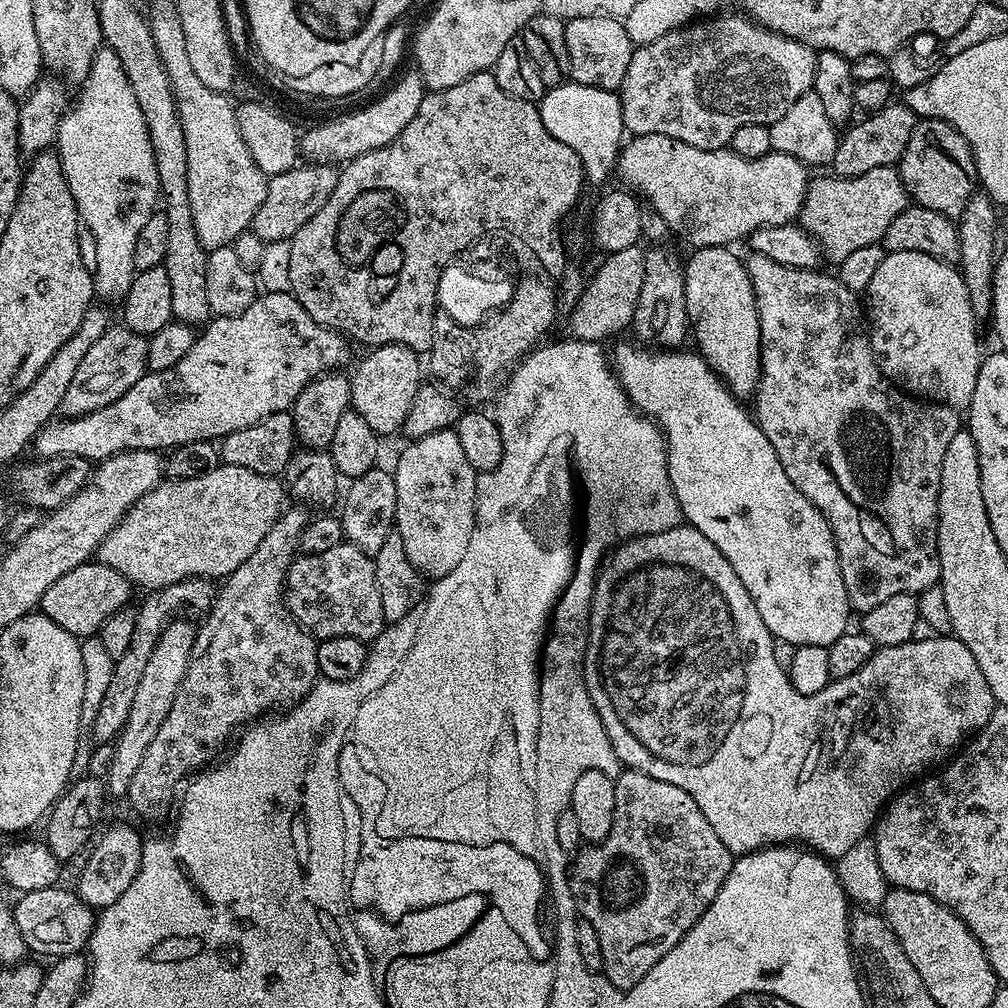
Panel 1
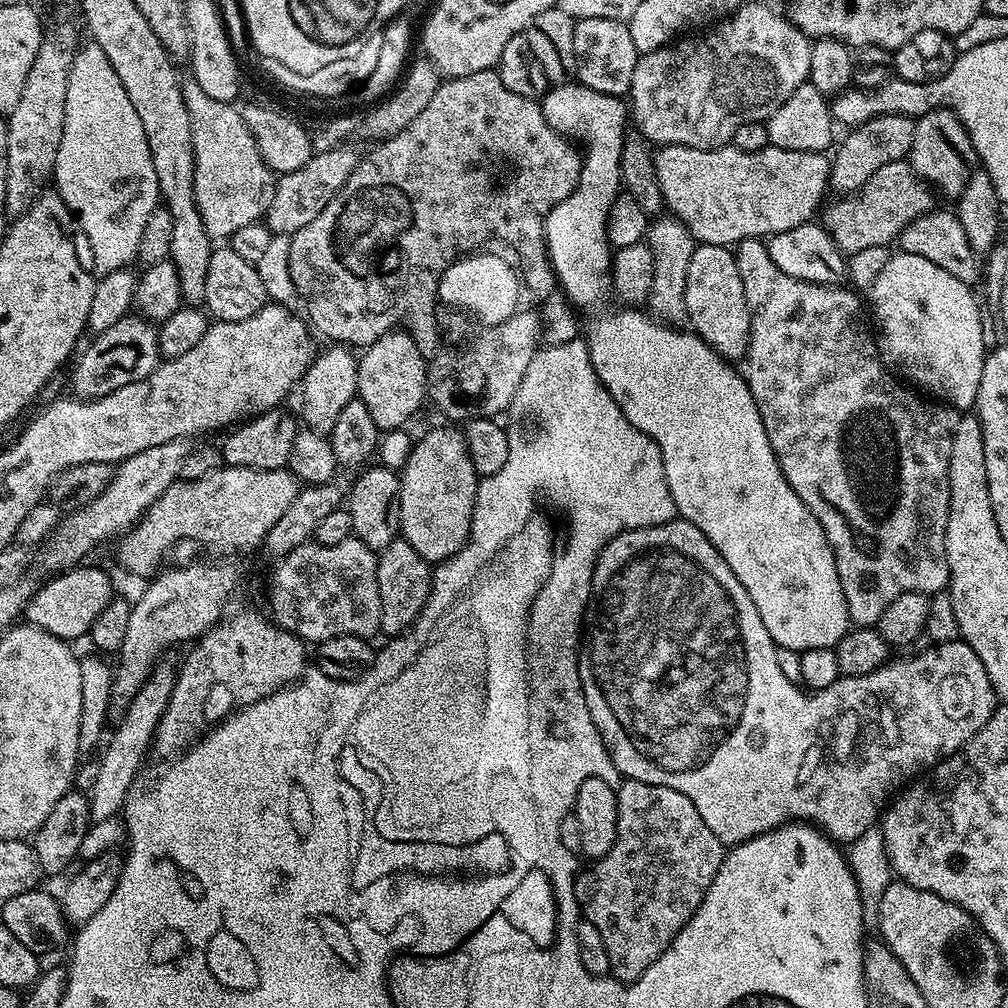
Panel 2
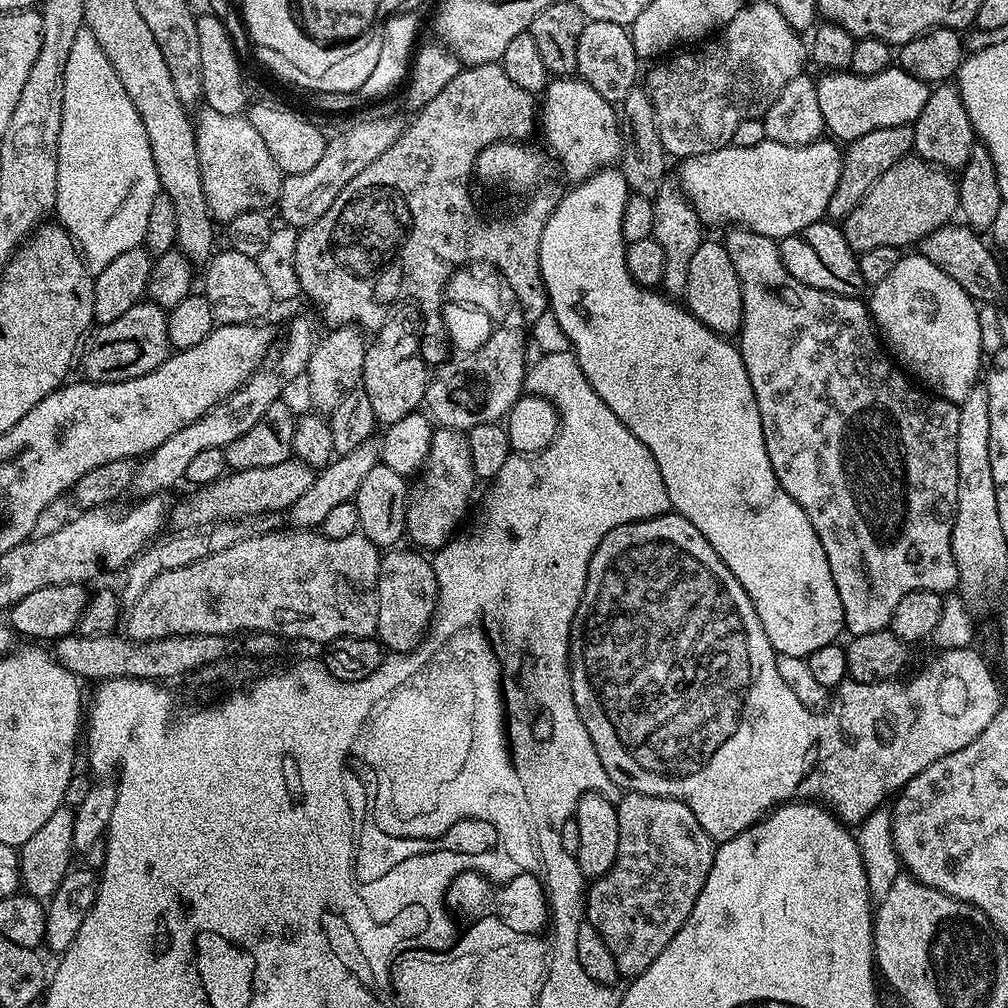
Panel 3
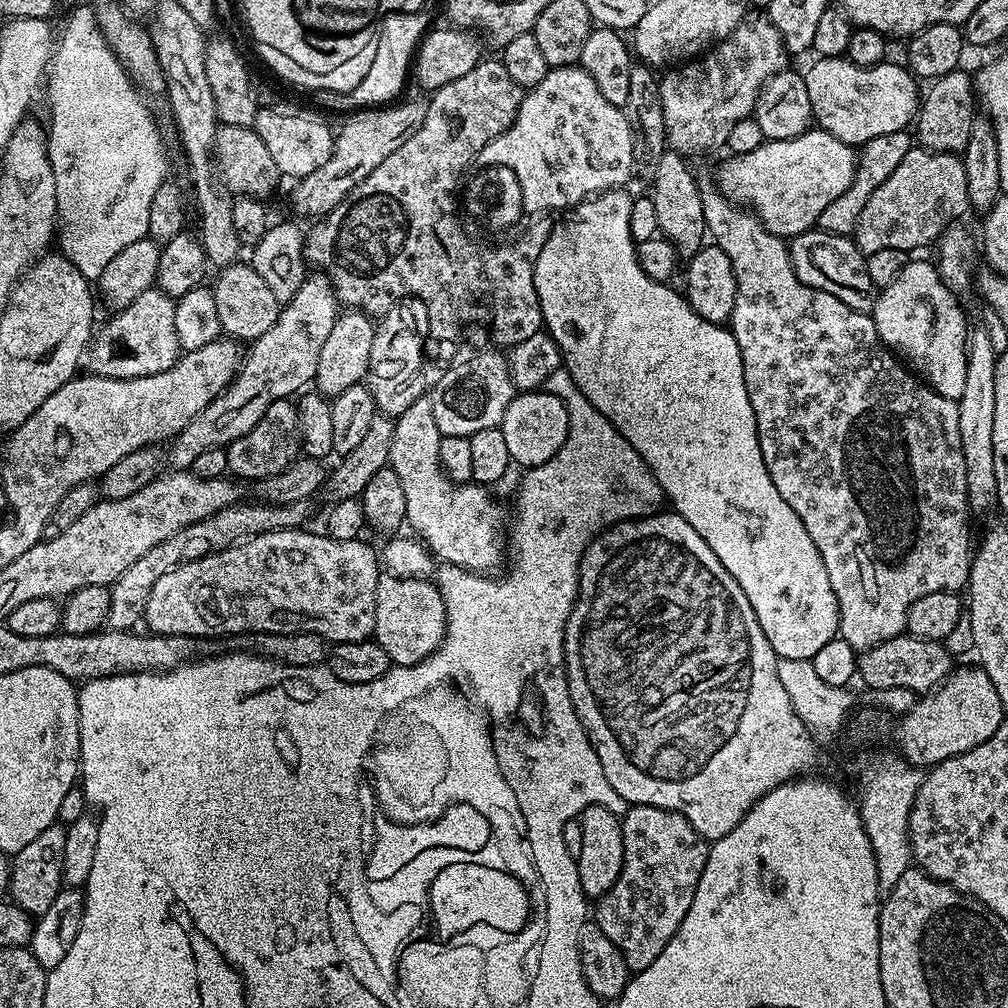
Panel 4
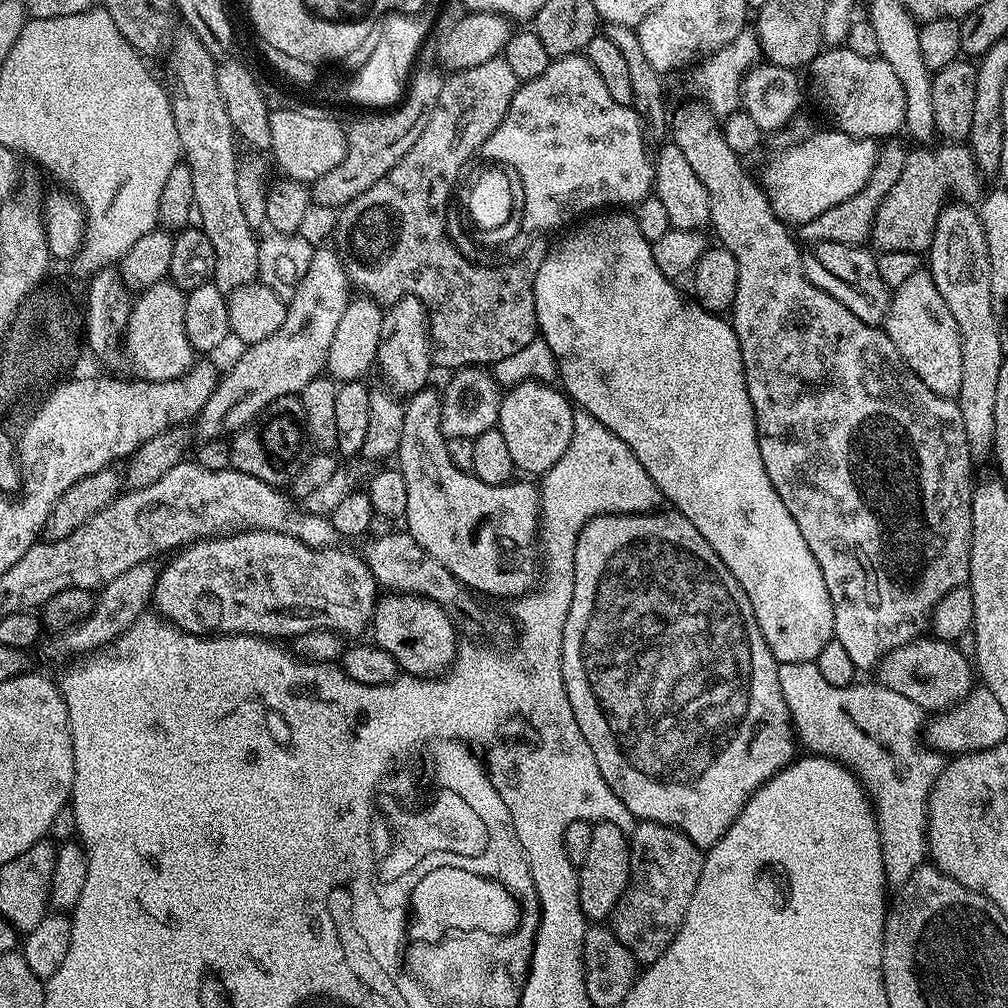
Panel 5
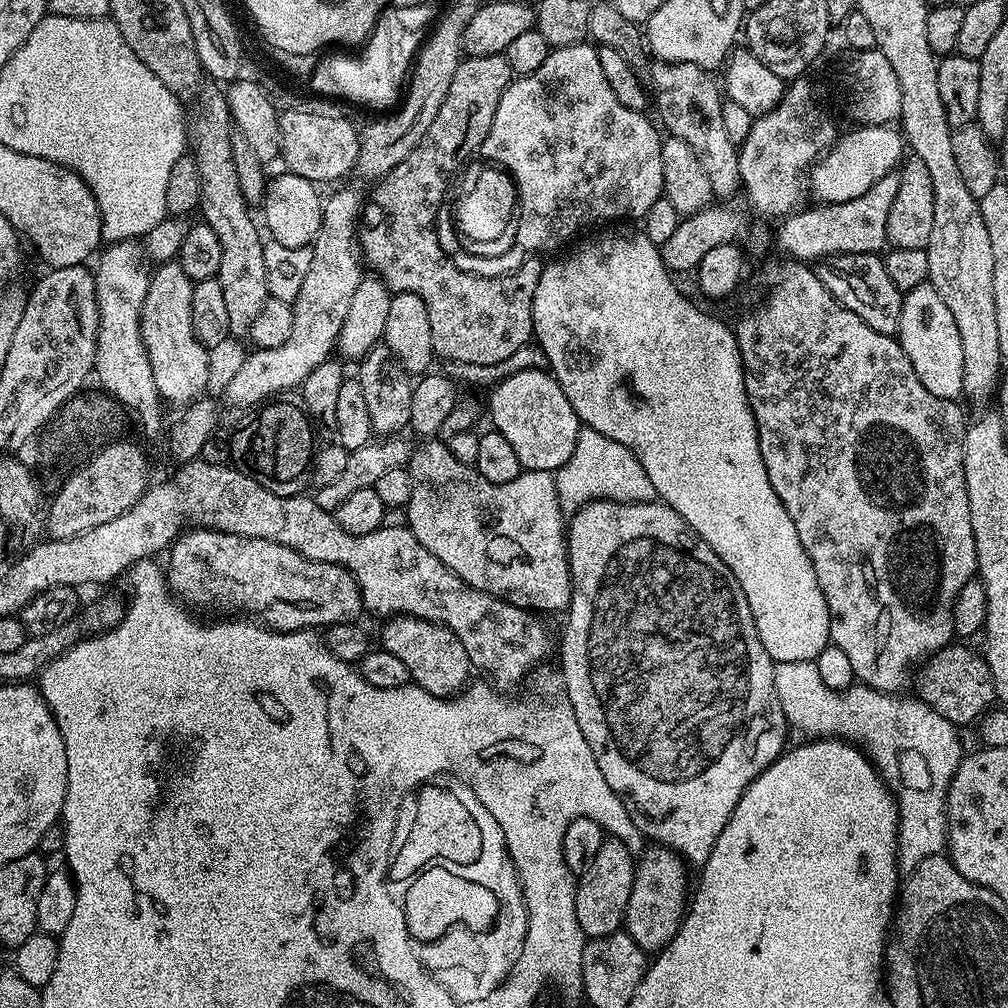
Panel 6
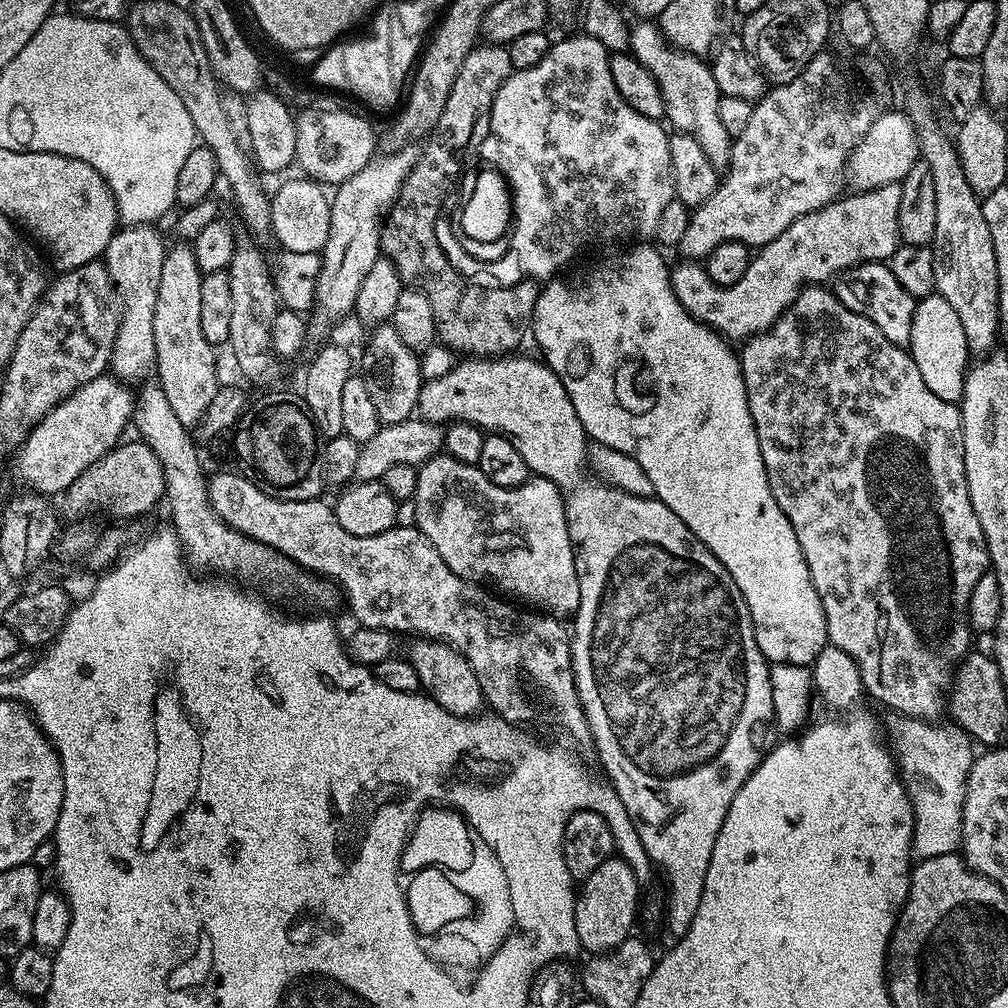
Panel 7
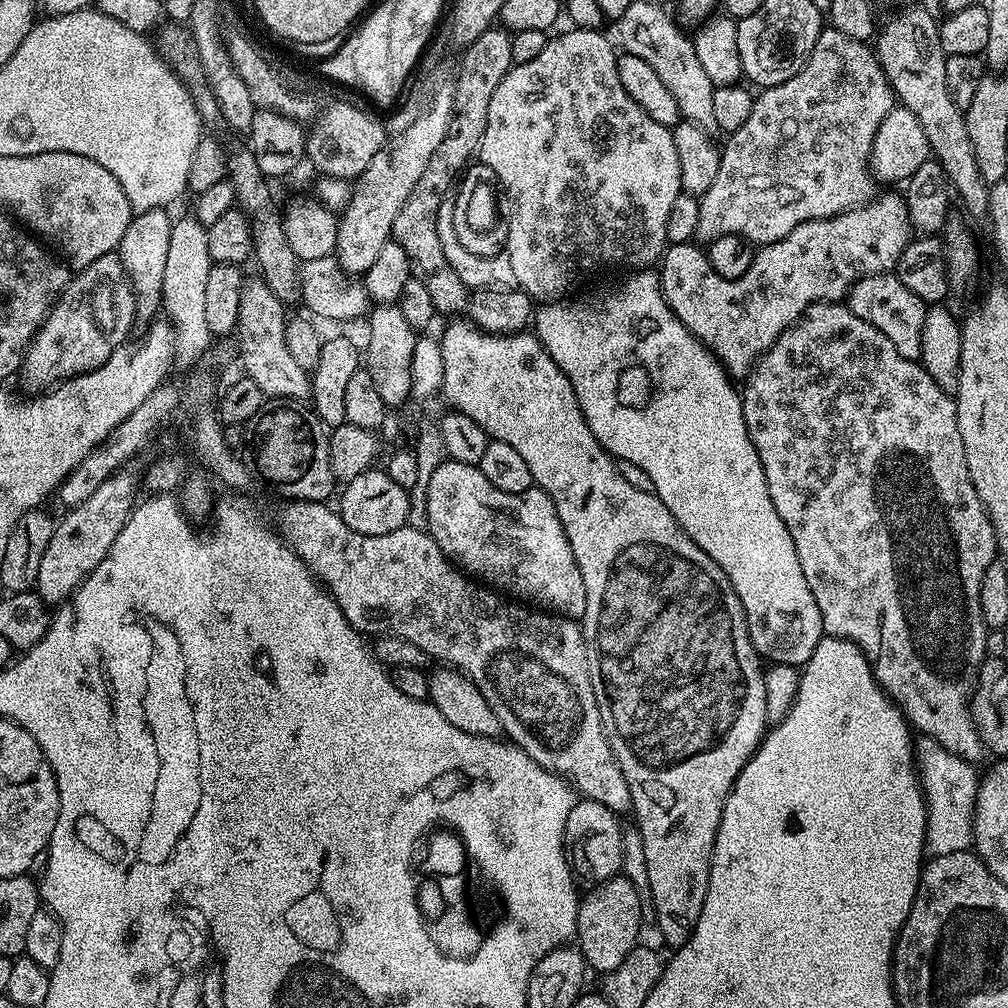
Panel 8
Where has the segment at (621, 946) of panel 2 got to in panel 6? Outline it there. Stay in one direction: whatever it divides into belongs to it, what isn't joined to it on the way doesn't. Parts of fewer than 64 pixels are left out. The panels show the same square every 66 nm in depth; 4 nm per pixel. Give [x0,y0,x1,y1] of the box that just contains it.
[623,846,690,954]

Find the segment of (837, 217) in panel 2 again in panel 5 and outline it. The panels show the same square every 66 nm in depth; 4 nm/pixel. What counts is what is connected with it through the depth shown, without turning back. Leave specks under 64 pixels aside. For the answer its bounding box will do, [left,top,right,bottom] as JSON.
[870,142,986,253]

